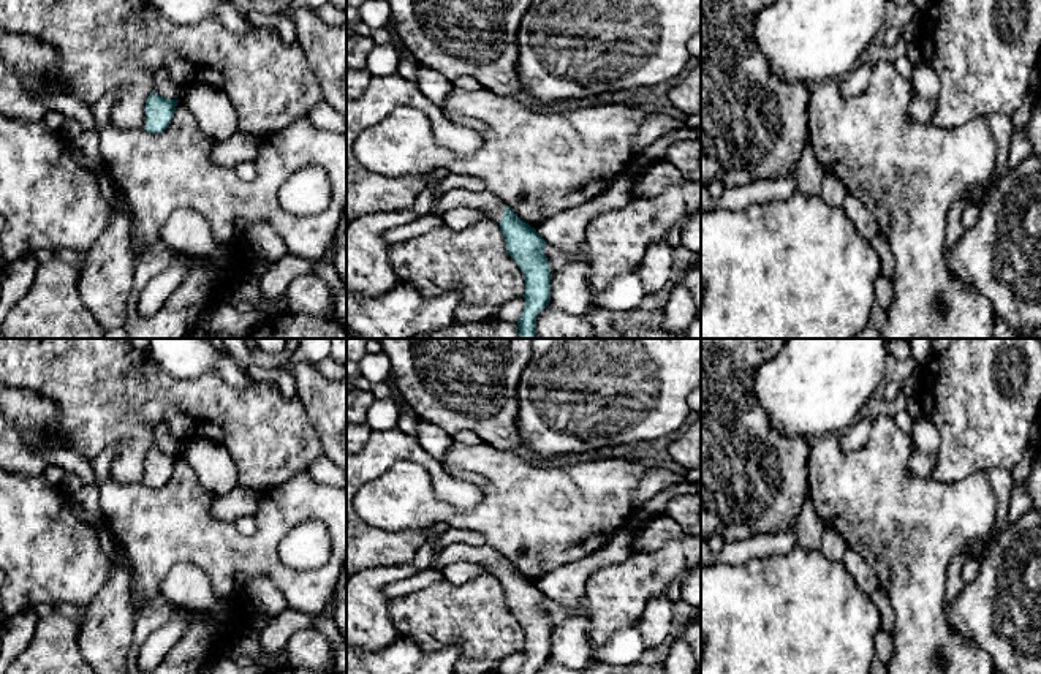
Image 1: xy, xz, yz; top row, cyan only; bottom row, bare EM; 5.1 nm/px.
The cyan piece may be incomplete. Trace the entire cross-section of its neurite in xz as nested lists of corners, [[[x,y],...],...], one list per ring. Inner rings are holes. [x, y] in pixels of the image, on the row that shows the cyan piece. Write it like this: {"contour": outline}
{"contour": [[[449,190],[440,198],[437,215],[460,207],[487,214],[503,231],[506,250],[525,277],[525,307],[517,321],[519,339],[536,339],[536,318],[551,302],[552,274],[544,255],[547,242],[489,190]]]}

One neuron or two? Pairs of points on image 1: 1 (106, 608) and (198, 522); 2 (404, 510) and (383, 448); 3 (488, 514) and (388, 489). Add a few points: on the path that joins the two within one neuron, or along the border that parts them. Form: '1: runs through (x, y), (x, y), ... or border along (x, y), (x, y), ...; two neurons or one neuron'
1: border along (128, 579), (135, 624); two neurons
2: border along (426, 469), (415, 462), (397, 461), (363, 486); two neurons
3: runs through (462, 518), (413, 505); one neuron

